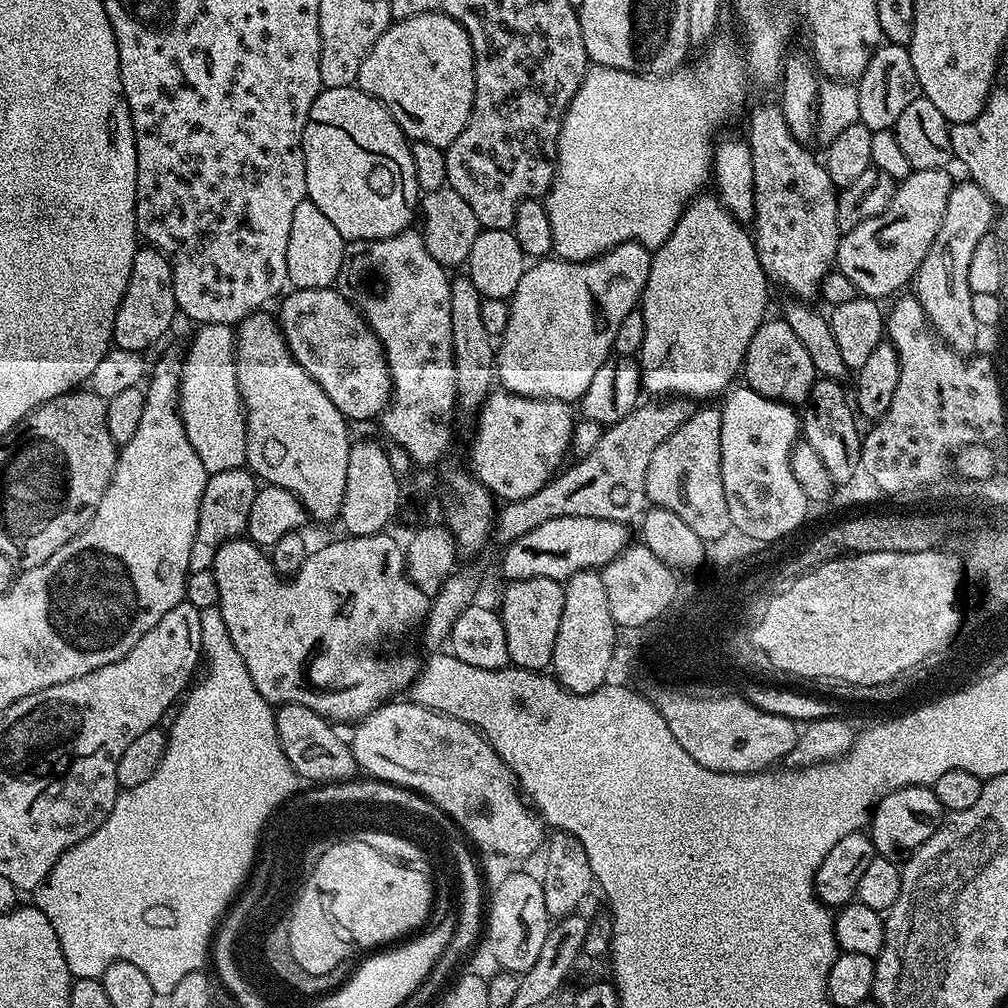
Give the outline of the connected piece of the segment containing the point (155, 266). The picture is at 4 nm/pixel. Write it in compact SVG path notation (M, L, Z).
M137 247L134 262L130 266L130 282L126 286L126 294L122 294L122 302L114 318L112 344L122 350L147 353L151 344L158 343L167 334L168 327L175 322L176 316L178 317L178 309L170 262L157 248Z

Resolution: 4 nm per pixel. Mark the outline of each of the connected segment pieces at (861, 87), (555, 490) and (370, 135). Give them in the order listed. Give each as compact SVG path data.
M881 43L880 47L873 52L866 70L861 74L855 85L858 94L859 123L866 125L871 132L886 132L895 129L898 118L906 111L906 106L914 102L921 95L918 74L914 74L914 62L910 62L910 54L907 47L902 44Z
M652 398L637 404L626 418L607 425L598 446L586 458L569 463L550 483L529 498L505 503L496 516L494 538L506 546L550 518L588 517L631 523L648 506L645 494L646 469L654 450L690 419L693 405L684 398Z
M359 86L351 88L324 88L314 98L314 106L310 106L310 114L308 121L304 127L304 165L306 166L306 190L308 191L307 199L314 202L314 206L318 206L318 210L322 210L322 214L326 214L326 218L330 218L330 222L338 230L338 234L342 234L345 242L353 240L381 240L382 238L390 238L394 234L405 231L409 227L408 224L418 212L418 201L421 199L422 193L418 182L414 178L414 158L412 157L412 145L404 131L398 126L398 122L394 122L394 118L384 109L384 106L370 94L366 94Z

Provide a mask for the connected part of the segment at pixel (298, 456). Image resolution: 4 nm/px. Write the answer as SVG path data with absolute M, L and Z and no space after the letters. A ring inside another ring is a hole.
M268 310L259 312L251 312L244 320L235 325L236 333L236 377L238 378L238 390L240 391L240 400L244 403L244 433L246 434L246 464L249 469L264 484L273 484L282 490L290 490L290 494L294 494L302 502L302 506L306 509L309 517L315 520L333 520L335 521L340 515L340 507L342 506L342 494L346 492L346 462L350 462L350 450L352 449L353 437L348 437L349 421L338 410L338 406L334 406L334 402L330 402L330 398L326 398L326 390L322 390L322 386L318 386L318 382L314 382L314 378L310 378L310 374L306 374L306 370L302 370L302 366L298 366L296 359L290 354L290 350L284 341L284 335L280 332L280 322L275 315L272 316Z

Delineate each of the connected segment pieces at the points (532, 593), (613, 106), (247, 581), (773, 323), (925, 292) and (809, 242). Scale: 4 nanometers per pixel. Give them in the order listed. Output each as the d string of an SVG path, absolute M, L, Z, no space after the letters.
M526 578L511 581L507 587L502 619L509 661L529 672L544 672L552 663L554 638L558 638L558 622L562 622L564 584L550 578Z
M713 43L703 53L703 56L704 61L697 68L681 66L674 72L667 72L665 76L643 76L637 72L614 70L610 66L602 66L601 64L589 67L588 72L582 78L582 86L578 86L578 94L574 94L574 98L564 115L556 147L556 179L552 181L552 186L548 189L547 197L543 201L544 208L550 218L552 252L559 259L593 260L614 246L631 240L638 241L649 250L659 248L660 244L666 242L666 238L674 230L678 218L684 213L690 201L703 189L700 187L707 180L709 183L710 173L713 171L714 141L721 131L719 128L731 118L732 112L738 111L744 104L744 95L748 92L748 72L744 69L743 58L736 53L736 48L732 44Z
M387 531L375 532L372 536L348 536L344 540L336 540L333 544L324 544L317 552L314 550L307 553L307 559L302 562L301 568L287 578L280 576L272 568L272 561L266 555L265 549L258 544L253 544L247 538L237 538L227 540L224 545L214 554L214 562L211 566L211 572L218 586L218 607L222 618L226 622L226 630L230 630L230 642L234 642L234 650L242 654L246 670L250 670L250 682L262 694L262 698L273 706L281 704L297 704L306 706L306 710L314 710L314 714L323 716L329 722L336 720L352 720L359 722L365 716L369 716L375 708L381 704L389 703L397 694L403 690L411 689L416 681L416 675L419 674L422 667L421 661L415 660L412 656L376 656L374 650L383 640L388 640L398 632L404 632L410 628L419 629L424 623L425 616L428 613L430 597L422 594L418 586L408 576L406 571L406 552L394 537L388 536Z
M783 318L765 319L764 323L758 326L754 338L750 338L750 346L746 350L742 369L743 383L766 398L800 406L807 401L817 379L818 373L814 362L810 362L810 350L802 346L798 334L790 330L790 326Z
M957 183L950 194L950 202L946 202L946 214L942 214L938 238L934 238L914 277L914 295L924 307L936 335L961 354L971 353L971 348L976 344L978 325L974 318L973 293L968 281L970 254L974 254L974 246L978 246L980 239L989 235L994 224L992 211L994 205L991 198L977 184Z
M779 103L760 104L748 120L746 139L752 148L754 166L754 239L756 253L764 273L773 285L781 284L793 297L811 301L820 291L820 284L833 271L840 245L841 230L838 226L838 189L830 182L823 163L807 152L805 145L794 138L786 118L780 113Z

